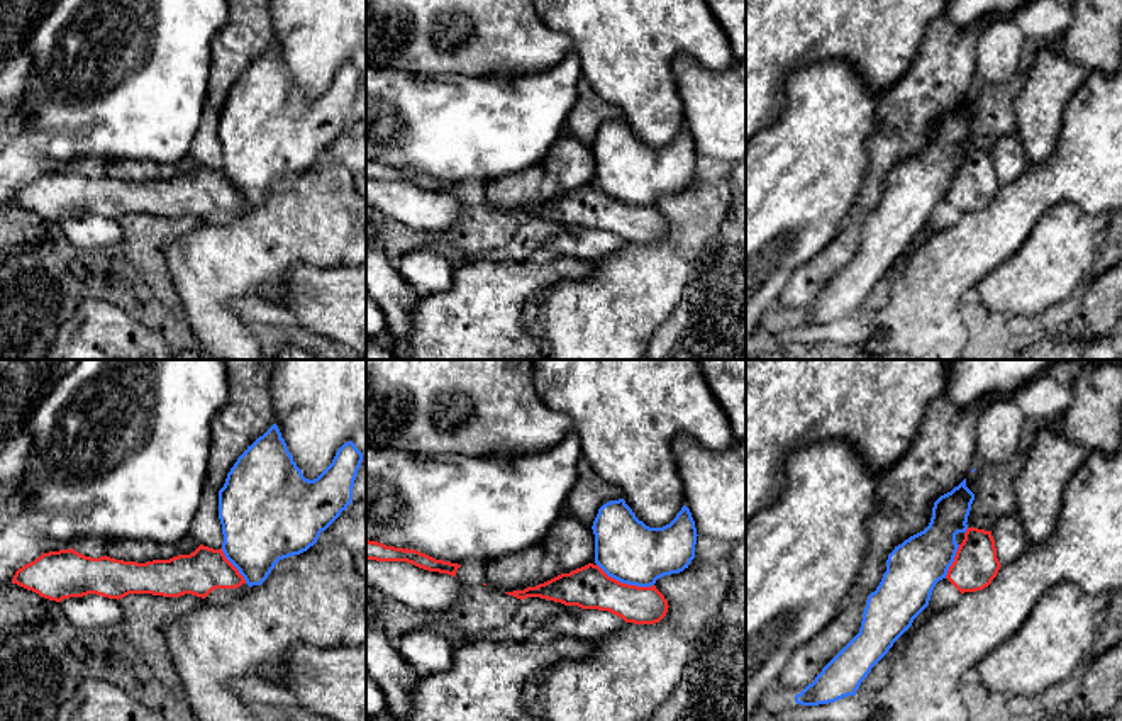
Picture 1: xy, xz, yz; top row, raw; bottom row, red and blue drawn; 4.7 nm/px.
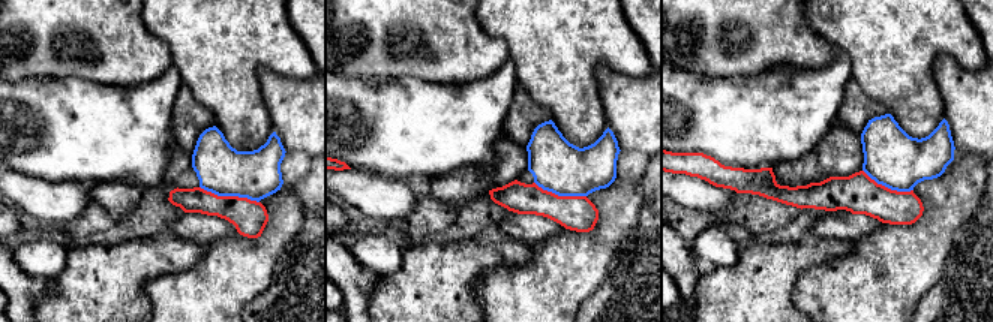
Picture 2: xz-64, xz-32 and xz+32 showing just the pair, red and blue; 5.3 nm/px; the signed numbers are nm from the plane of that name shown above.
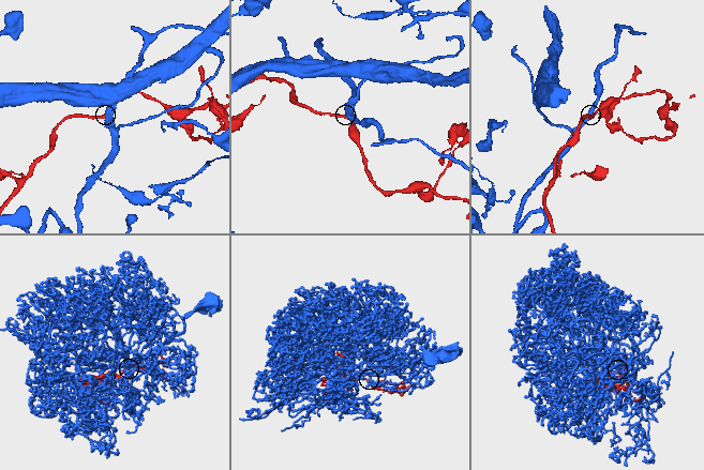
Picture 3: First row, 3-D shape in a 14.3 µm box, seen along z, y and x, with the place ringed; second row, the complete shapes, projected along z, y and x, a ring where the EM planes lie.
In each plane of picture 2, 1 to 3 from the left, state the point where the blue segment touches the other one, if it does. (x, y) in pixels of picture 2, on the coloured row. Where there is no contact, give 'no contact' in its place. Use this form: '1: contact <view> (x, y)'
1: contact xz-64 (230, 196)
2: contact xz-32 (560, 196)
3: contact xz+32 (887, 187)

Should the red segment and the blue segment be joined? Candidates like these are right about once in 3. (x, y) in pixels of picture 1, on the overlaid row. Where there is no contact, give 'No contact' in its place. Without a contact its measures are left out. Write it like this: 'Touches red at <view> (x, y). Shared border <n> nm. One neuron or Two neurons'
Touches red at xz (626, 584). Shared border 300 nm. One neuron

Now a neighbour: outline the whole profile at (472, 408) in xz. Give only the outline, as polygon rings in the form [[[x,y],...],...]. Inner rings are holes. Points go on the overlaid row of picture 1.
[[[366,360],[366,443],[395,451],[464,456],[547,450],[573,431],[573,422],[539,399],[532,372],[532,360]]]

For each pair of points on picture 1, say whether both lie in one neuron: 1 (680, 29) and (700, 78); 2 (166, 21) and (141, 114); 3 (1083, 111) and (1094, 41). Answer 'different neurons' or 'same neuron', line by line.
1: different neurons
2: same neuron
3: different neurons

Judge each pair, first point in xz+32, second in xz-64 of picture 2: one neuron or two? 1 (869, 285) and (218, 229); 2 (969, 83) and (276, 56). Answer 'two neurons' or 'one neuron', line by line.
1: two neurons
2: two neurons

